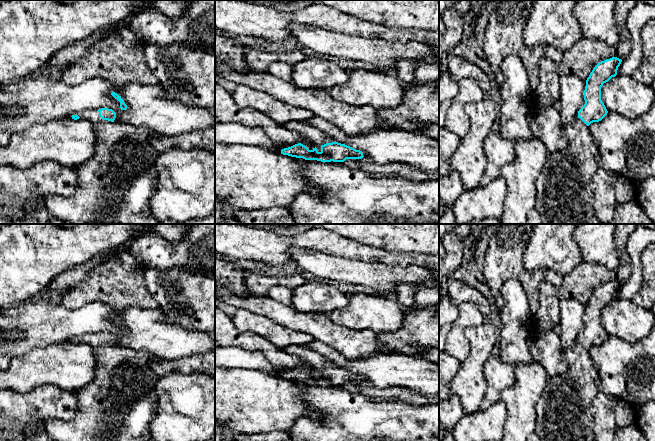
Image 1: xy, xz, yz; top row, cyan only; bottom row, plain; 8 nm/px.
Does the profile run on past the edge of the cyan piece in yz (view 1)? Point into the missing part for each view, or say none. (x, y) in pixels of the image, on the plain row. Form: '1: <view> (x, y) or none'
1: yz (564, 413)

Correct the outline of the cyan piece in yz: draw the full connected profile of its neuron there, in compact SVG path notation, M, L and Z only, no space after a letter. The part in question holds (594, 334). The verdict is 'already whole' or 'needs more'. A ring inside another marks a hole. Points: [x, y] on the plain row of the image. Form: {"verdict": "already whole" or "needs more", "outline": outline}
{"verdict": "needs more", "outline": "M612 281L599 286L586 304L584 330L578 335L578 341L564 350L568 370L562 375L548 378L544 391L537 402L536 433L541 441L596 441L593 435L593 415L591 404L598 394L598 371L588 350L601 345L608 337L601 324L601 311L617 299L622 284Z"}

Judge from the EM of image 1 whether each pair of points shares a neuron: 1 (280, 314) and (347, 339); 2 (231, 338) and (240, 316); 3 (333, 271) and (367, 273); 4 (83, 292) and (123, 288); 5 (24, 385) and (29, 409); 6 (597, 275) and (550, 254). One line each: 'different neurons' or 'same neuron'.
1: same neuron
2: different neurons
3: same neuron
4: same neuron
5: different neurons
6: different neurons

